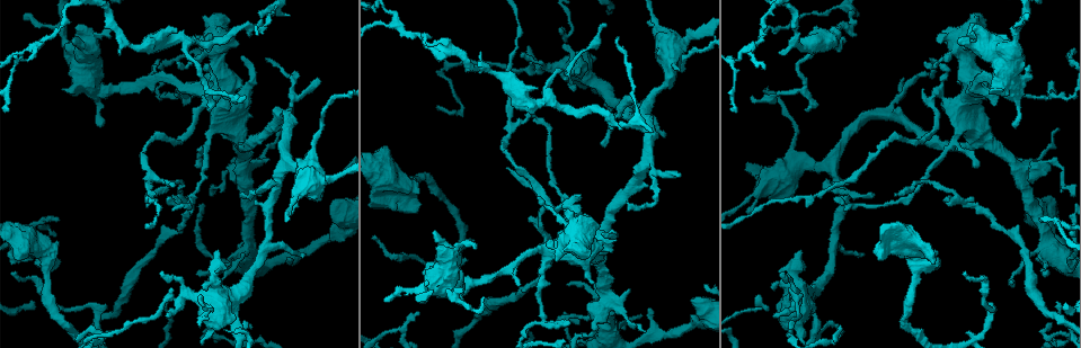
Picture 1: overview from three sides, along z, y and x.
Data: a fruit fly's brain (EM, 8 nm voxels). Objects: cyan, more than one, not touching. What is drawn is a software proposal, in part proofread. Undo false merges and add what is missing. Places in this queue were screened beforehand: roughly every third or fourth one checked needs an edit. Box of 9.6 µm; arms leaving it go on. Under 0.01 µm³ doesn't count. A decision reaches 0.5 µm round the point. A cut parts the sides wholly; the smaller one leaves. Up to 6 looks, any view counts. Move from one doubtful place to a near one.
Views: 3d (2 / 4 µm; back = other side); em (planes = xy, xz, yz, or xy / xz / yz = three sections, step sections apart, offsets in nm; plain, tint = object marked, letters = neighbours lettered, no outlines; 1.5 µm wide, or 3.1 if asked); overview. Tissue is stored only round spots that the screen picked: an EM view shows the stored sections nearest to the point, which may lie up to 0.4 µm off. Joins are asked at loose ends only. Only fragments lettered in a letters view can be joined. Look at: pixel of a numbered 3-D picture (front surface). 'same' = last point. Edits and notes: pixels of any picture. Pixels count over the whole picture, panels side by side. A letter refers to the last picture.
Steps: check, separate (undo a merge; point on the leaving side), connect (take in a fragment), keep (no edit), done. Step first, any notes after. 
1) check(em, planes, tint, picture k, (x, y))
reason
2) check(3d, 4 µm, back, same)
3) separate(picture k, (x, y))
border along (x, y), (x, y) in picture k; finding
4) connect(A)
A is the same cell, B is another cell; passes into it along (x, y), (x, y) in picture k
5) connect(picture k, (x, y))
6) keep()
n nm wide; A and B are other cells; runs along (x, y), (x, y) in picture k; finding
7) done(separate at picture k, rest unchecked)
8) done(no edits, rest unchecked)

check(em, xy, step 4, letters, picture 1, (1041, 219))
tapers out

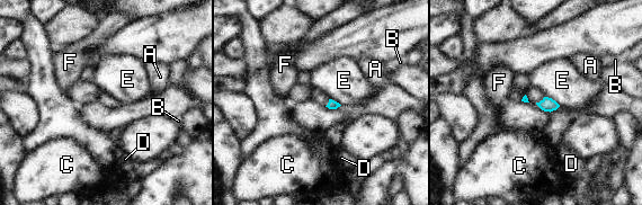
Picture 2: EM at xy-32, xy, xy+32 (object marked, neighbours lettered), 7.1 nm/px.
check(em, yz, step 8, letters, same)
another direction

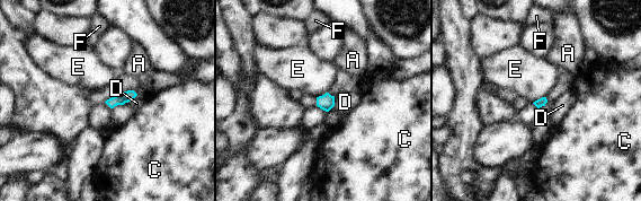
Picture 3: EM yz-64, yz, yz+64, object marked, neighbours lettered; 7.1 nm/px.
keep()
A, C, D, E and F are other cells; none of them fits

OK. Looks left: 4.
check(3d, 4 µm, picture 1, (896, 195))
free end

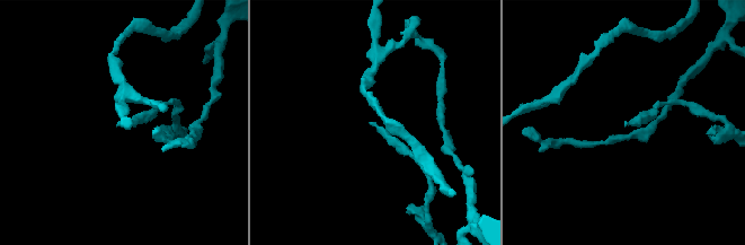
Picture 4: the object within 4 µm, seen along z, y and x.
check(em, xy, step 8, tint, picture 4, (117, 125))
need the tissue

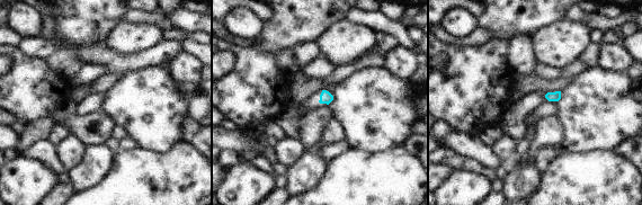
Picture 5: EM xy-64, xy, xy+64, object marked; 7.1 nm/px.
check(em, planes, letters, same)

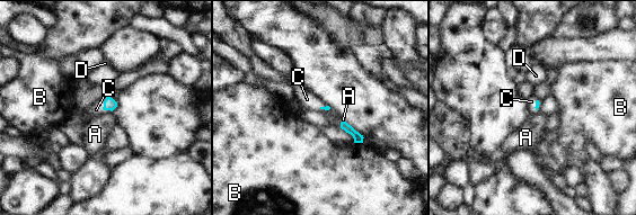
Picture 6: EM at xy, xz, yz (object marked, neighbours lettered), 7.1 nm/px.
connect(C)
C is the same cell, A, B and D are other cells; the neuron continues

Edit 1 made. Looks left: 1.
check(em, planes, letters, picture 1, (935, 92))
sharp bend

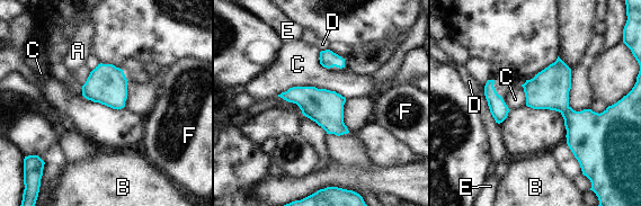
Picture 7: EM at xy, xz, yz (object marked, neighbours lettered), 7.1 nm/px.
keep()
A, B, C, D, E and F are other cells; border along (277, 95), (317, 87), (345, 98) in picture 7; all the same neuron

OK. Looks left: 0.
done(connect at picture 6, rest unchecked)

